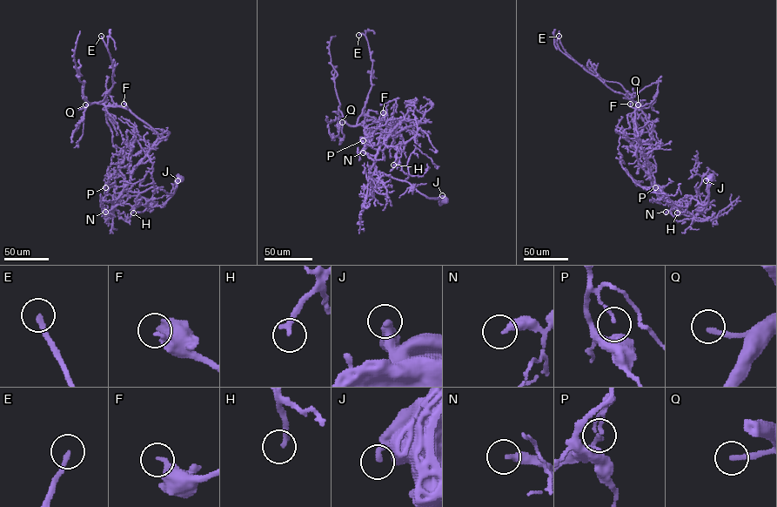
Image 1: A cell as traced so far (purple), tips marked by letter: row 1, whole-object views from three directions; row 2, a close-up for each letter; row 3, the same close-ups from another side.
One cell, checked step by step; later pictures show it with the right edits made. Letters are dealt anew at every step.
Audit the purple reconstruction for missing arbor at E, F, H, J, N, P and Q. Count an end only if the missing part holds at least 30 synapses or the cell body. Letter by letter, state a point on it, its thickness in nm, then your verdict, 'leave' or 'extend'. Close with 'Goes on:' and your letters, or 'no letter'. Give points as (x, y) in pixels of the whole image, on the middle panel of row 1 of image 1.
E: at (358, 35); 220 nm thick; extend
F: at (383, 112); 320 nm thick; leave
H: at (393, 165); 240 nm thick; leave
J: at (442, 195); 280 nm thick; leave
N: at (363, 152); 320 nm thick; leave
P: at (363, 140); 130 nm thick; leave
Q: at (342, 122); 240 nm thick; extend
Goes on: E, Q

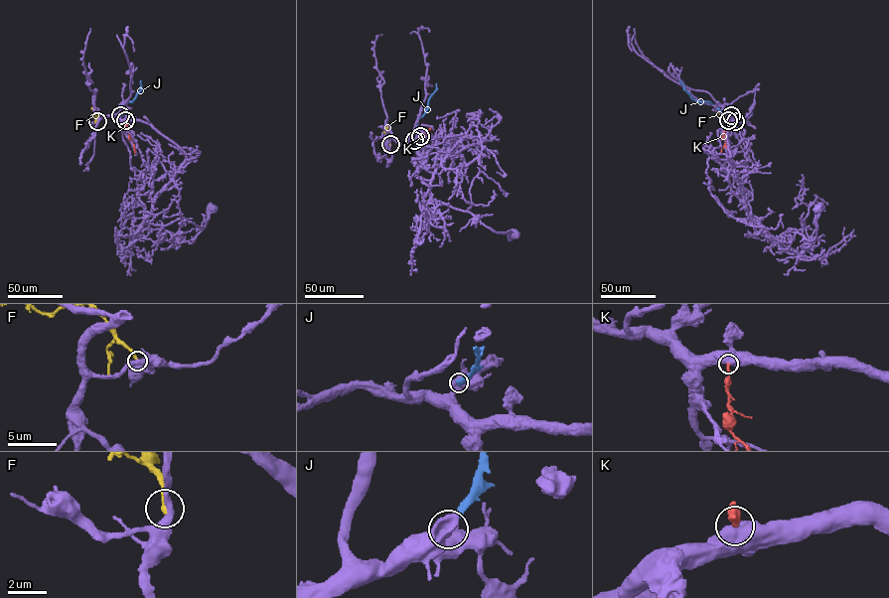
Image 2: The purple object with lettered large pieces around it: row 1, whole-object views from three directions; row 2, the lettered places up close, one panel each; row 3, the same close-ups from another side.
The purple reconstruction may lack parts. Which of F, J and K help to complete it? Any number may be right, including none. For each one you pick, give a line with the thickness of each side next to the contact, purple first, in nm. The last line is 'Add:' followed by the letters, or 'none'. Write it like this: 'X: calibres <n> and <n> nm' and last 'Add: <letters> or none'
Add: none

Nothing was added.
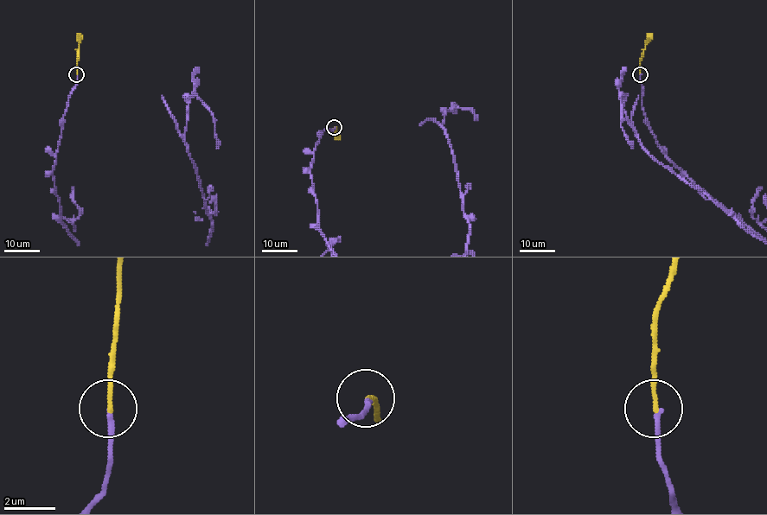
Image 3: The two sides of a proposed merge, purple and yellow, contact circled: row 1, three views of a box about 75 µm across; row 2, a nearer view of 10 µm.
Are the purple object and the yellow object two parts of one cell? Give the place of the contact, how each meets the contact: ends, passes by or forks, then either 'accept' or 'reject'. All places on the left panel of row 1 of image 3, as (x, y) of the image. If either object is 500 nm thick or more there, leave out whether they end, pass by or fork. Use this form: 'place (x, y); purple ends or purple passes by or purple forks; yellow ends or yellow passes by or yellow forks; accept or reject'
place (76, 74); purple ends; yellow ends; accept

